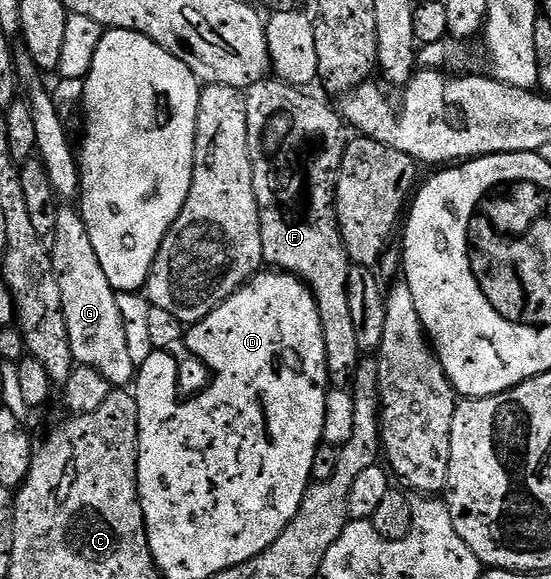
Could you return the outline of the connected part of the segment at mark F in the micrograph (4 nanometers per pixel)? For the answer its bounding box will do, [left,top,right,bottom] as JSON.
[244,78,362,389]

